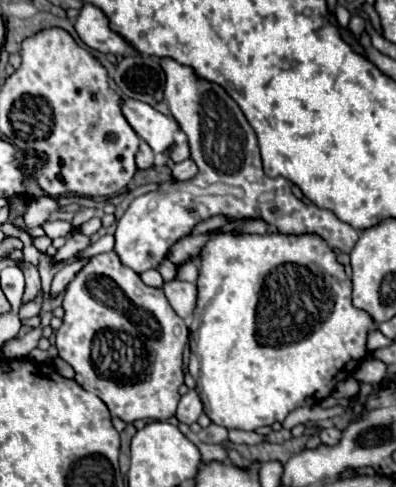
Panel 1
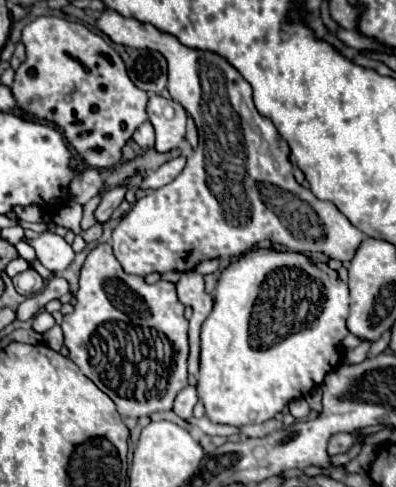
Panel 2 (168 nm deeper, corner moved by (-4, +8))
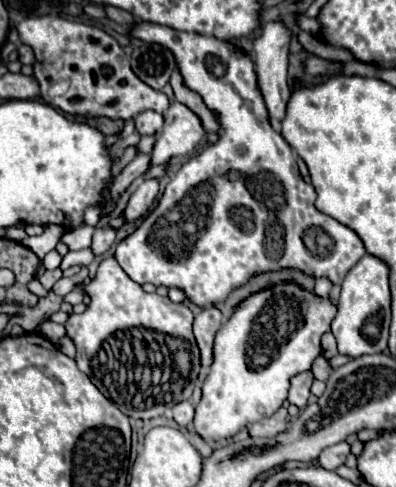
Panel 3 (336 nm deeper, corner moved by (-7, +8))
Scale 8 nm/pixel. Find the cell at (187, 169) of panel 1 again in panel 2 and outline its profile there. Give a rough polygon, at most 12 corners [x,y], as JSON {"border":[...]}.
{"border":[[185,156],[165,162],[143,178],[141,188],[155,190],[173,182],[185,168]]}

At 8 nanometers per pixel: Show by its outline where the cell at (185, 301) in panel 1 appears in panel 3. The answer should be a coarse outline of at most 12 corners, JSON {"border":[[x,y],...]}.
{"border":[[214,306],[194,320],[202,372],[212,364],[212,344],[224,324]]}

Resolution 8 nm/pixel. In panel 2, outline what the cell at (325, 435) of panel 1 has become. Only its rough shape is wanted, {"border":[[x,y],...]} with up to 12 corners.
{"border":[[339,432],[329,438],[327,452],[341,454],[353,444],[353,436]]}

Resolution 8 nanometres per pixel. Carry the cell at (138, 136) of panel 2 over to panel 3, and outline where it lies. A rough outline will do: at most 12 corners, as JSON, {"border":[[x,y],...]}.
{"border":[[152,110],[136,116],[136,130],[142,136],[162,128],[162,114]]}

